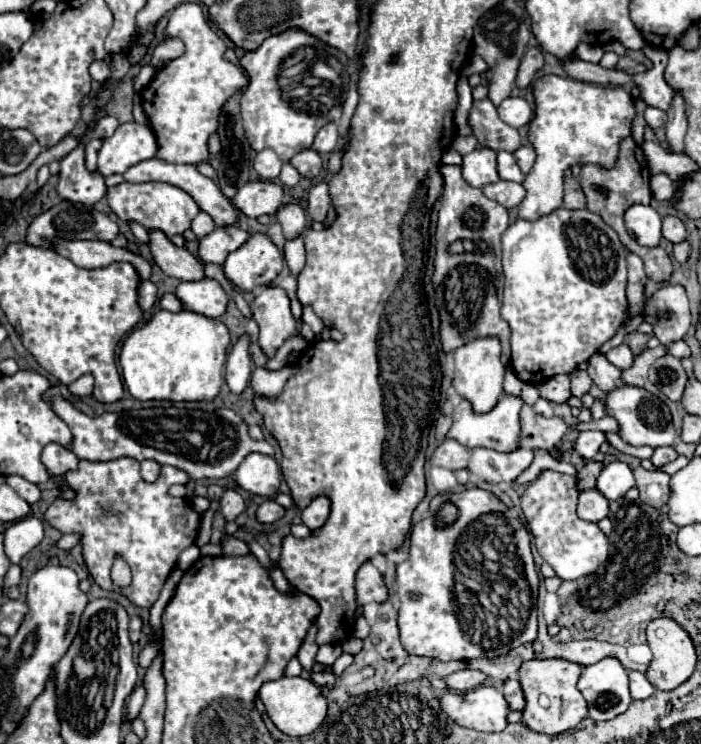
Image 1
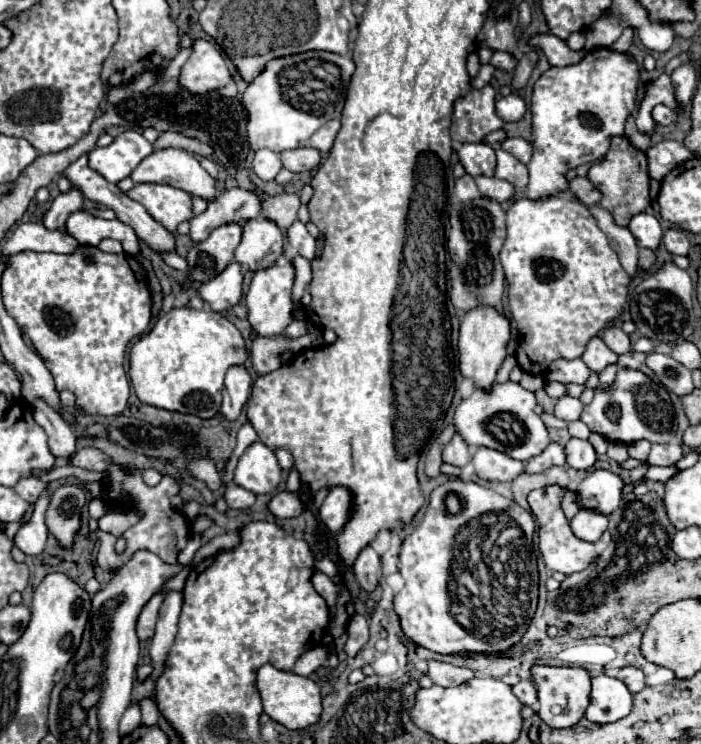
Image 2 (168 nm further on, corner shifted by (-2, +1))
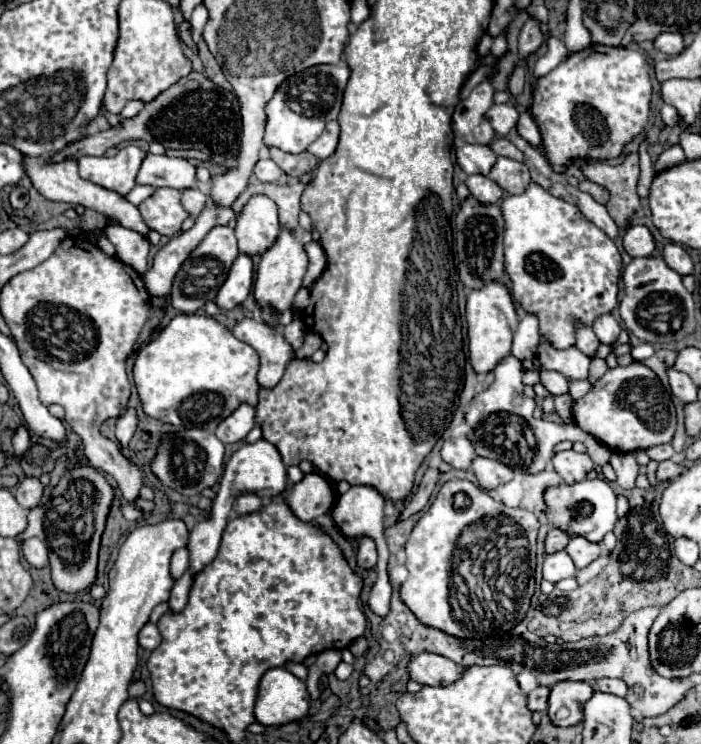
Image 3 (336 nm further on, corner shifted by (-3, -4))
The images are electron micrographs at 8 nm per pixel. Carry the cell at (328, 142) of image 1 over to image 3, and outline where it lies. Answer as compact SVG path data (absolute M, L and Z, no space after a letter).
M330 121L330 125L326 125L324 133L308 147L308 151L312 155L316 155L318 159L326 159L334 153L336 145L338 145L338 133L340 133L340 127L338 127L338 121Z

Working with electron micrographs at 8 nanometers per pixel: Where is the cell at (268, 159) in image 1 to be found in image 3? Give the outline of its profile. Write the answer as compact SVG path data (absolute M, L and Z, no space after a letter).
M262 157L254 167L254 175L264 183L274 183L282 175L282 169L270 157Z

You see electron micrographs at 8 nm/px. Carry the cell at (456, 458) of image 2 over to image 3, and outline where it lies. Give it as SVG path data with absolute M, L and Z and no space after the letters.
M452 437L452 439L446 439L444 445L442 445L442 451L440 451L442 459L454 467L454 469L470 469L476 453L474 453L474 447L472 443L466 439L466 437Z

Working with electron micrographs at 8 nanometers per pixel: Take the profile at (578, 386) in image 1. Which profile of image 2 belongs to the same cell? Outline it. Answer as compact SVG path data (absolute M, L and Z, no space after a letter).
M559 358L559 360L549 364L545 378L557 380L557 382L563 382L563 384L569 384L569 382L585 384L587 378L589 378L589 368L581 358L575 358L575 360Z

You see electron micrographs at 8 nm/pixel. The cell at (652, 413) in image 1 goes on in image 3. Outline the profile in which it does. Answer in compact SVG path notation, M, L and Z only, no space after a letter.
M642 363L608 369L606 375L592 385L590 393L574 403L574 421L610 451L638 451L670 443L676 431L676 411L666 391L656 395L656 383L656 373Z

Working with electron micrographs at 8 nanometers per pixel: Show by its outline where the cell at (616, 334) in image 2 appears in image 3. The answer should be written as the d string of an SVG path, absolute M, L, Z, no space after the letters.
M612 315L598 317L594 321L592 329L594 329L596 337L600 339L600 343L606 343L606 345L612 345L618 339L618 335L620 335L620 325L618 325L618 321Z

